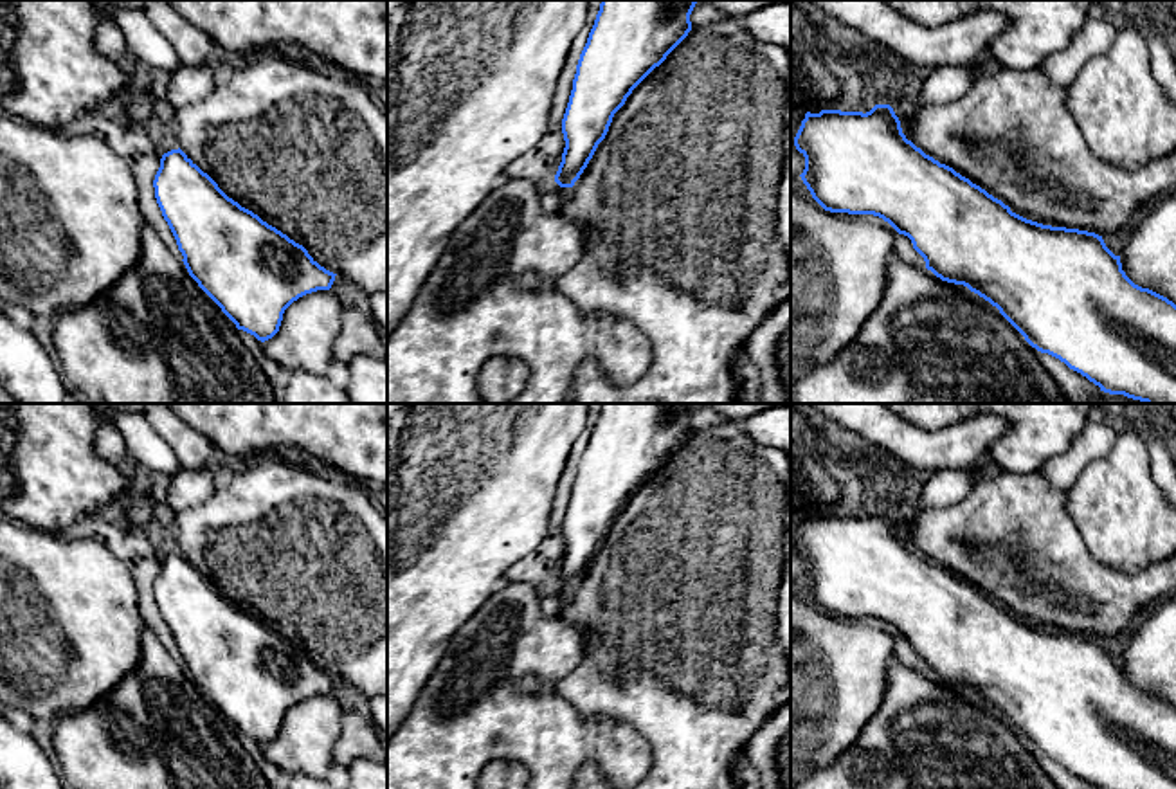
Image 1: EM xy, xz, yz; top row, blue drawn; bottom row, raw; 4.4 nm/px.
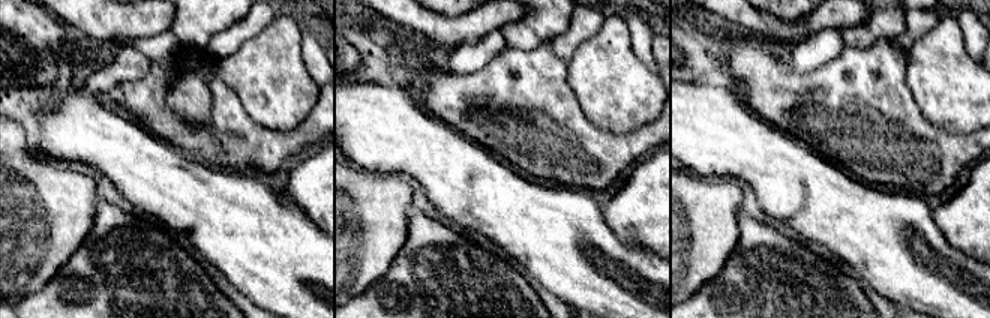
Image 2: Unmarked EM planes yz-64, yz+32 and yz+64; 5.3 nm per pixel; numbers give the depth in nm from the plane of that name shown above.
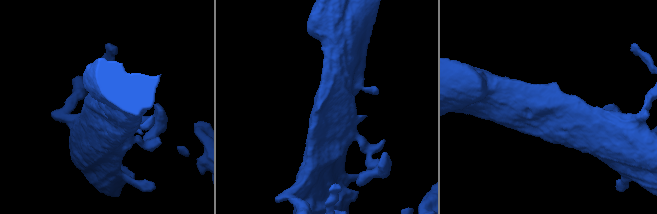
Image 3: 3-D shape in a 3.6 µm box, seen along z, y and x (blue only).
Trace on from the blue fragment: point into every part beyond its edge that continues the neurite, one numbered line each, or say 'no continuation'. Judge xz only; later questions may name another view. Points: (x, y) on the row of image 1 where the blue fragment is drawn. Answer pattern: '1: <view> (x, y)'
no continuation

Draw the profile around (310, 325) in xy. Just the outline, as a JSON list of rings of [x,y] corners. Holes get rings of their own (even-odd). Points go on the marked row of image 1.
[[[330,290],[306,294],[285,310],[279,331],[263,342],[263,351],[285,369],[326,376],[337,364],[333,342],[342,315],[344,306]]]

